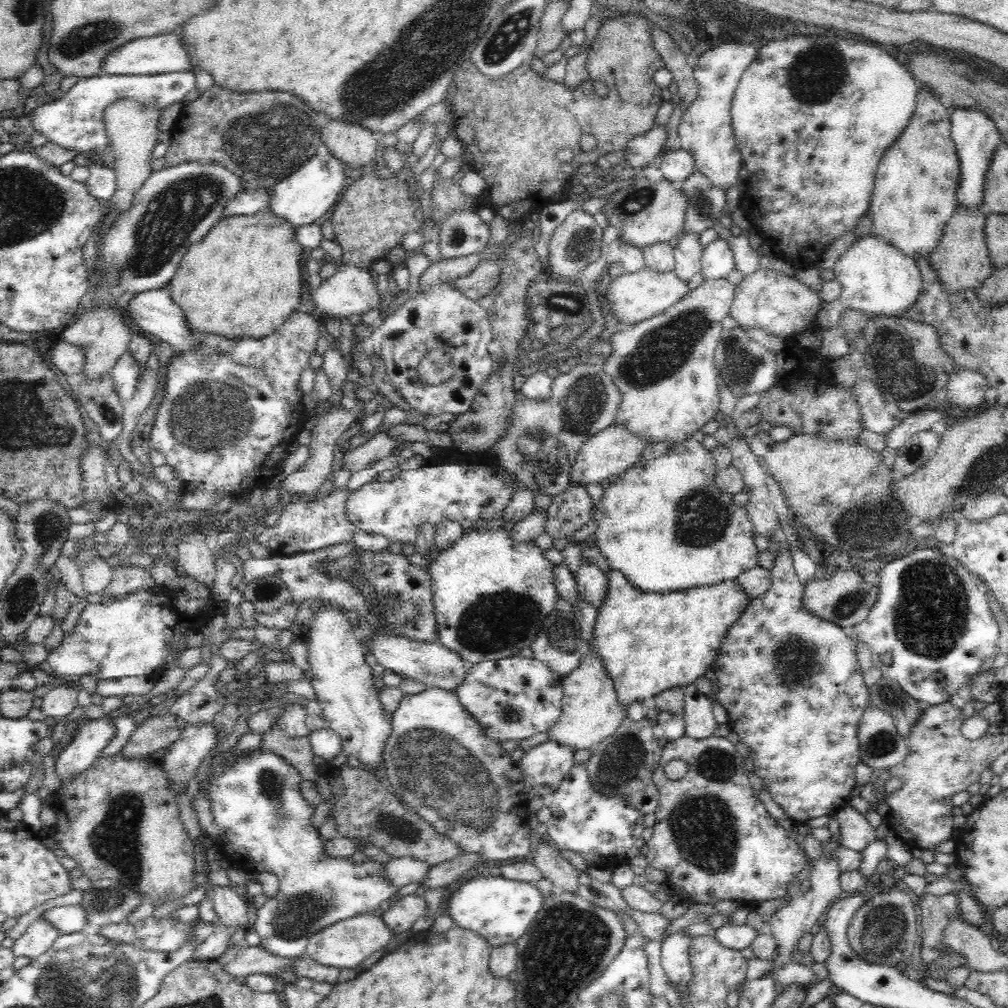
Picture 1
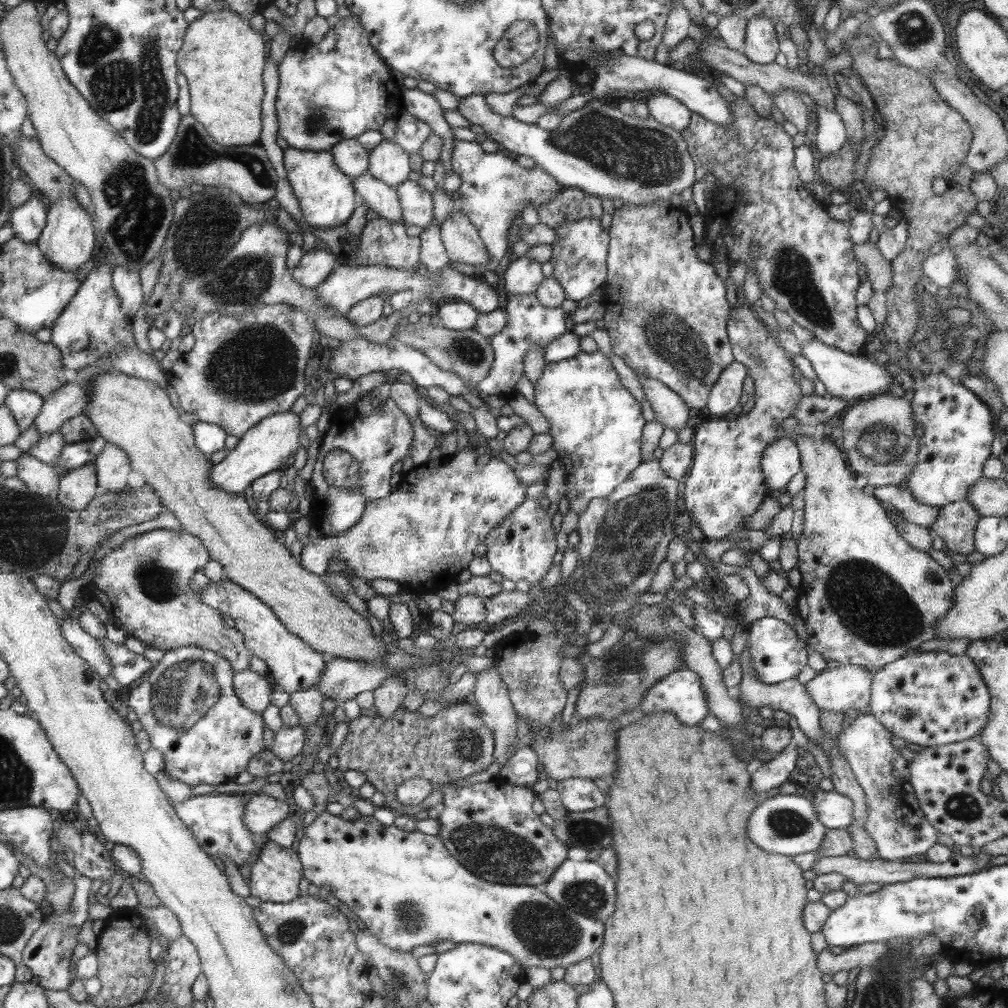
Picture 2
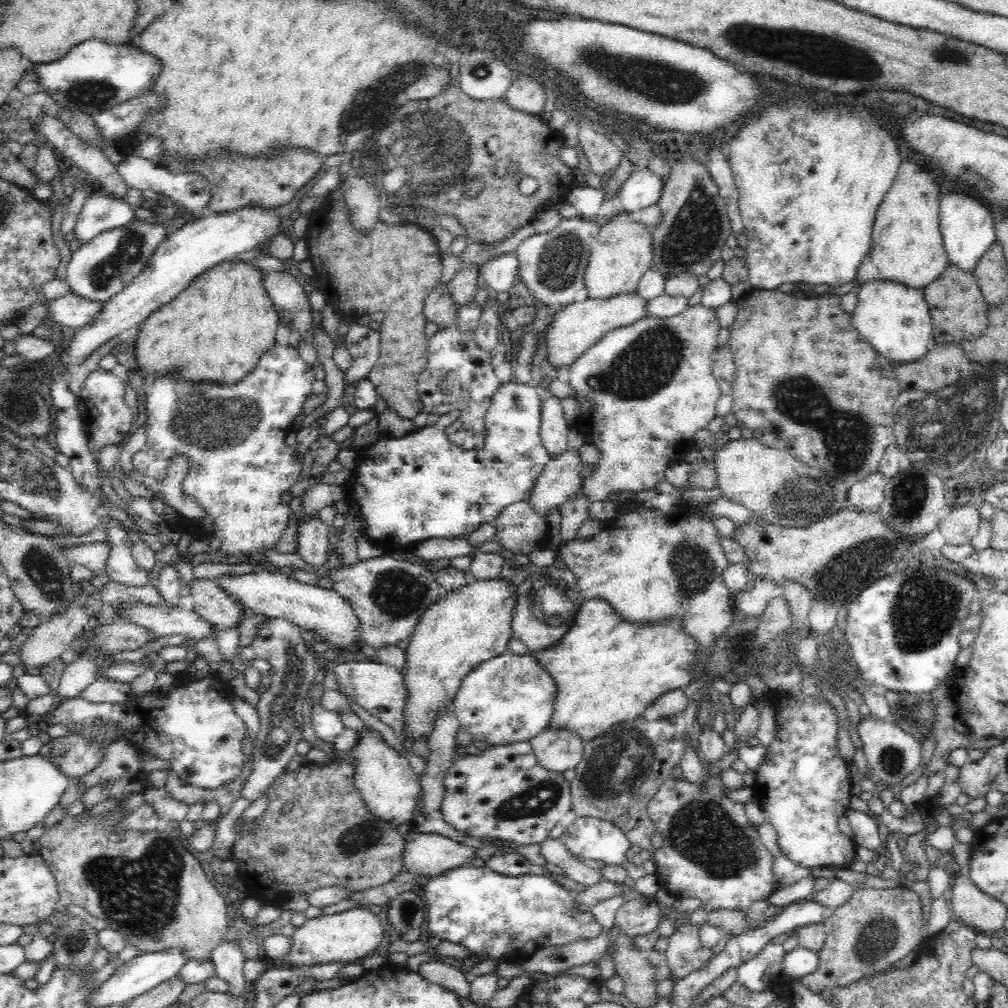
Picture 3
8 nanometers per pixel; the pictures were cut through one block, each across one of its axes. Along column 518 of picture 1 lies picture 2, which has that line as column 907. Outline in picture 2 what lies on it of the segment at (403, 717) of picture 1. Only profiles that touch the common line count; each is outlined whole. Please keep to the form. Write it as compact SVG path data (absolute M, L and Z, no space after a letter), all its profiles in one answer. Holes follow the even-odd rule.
M871 713L861 715L839 734L837 749L848 761L854 776L866 793L868 816L863 827L876 843L879 859L902 861L906 857L926 854L937 843L938 831L926 820L923 810L919 809L919 799L915 794L915 787L911 783L908 762L900 756L898 748L894 748L890 744L890 733L891 731L875 715Z

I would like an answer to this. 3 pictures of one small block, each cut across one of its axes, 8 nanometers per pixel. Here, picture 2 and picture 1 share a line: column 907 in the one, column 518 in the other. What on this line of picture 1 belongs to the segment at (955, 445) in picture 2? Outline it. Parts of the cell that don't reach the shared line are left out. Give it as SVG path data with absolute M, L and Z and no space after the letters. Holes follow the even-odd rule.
M433 460L417 469L402 470L398 478L390 482L374 480L362 485L349 493L345 508L347 519L358 530L384 535L390 544L414 544L422 523L435 526L444 520L460 523L463 519L476 522L502 518L512 493L518 488L523 488L521 481L504 474L500 466Z

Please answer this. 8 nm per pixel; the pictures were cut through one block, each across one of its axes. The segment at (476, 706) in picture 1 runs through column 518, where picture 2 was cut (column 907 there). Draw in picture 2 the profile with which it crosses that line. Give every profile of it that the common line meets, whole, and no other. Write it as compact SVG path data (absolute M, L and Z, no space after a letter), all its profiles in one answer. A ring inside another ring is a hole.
M908 653L874 672L871 714L894 736L908 742L931 747L977 738L990 720L989 687L975 661L967 655Z

